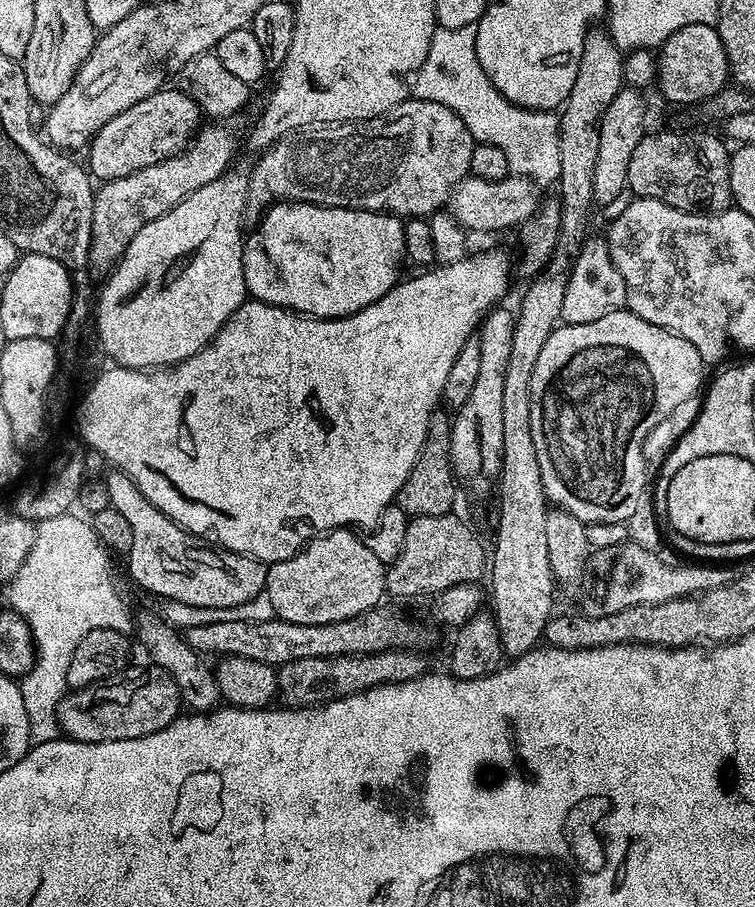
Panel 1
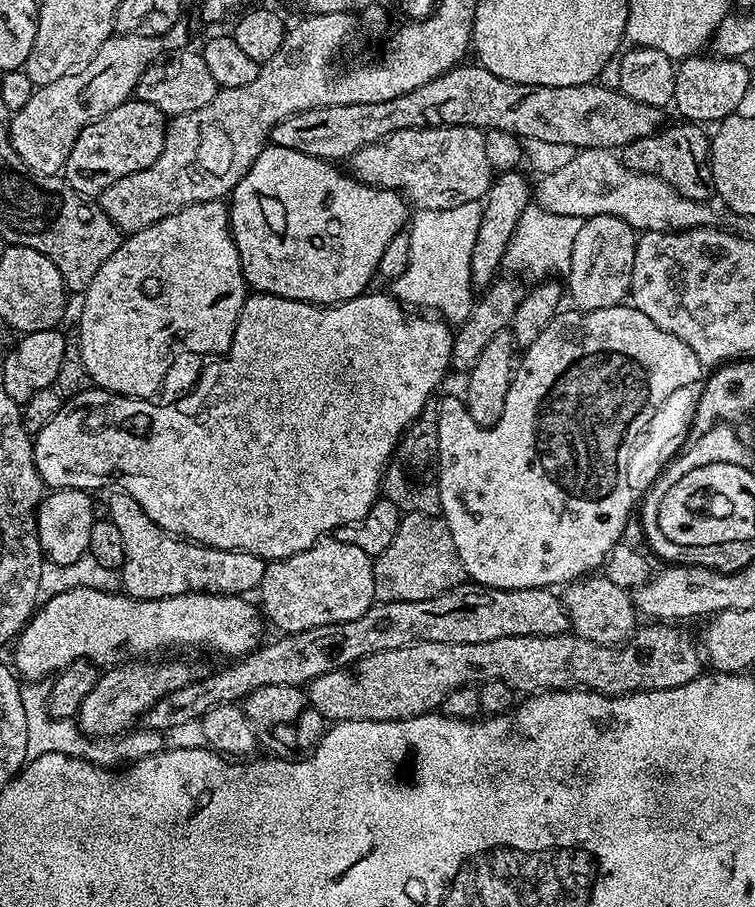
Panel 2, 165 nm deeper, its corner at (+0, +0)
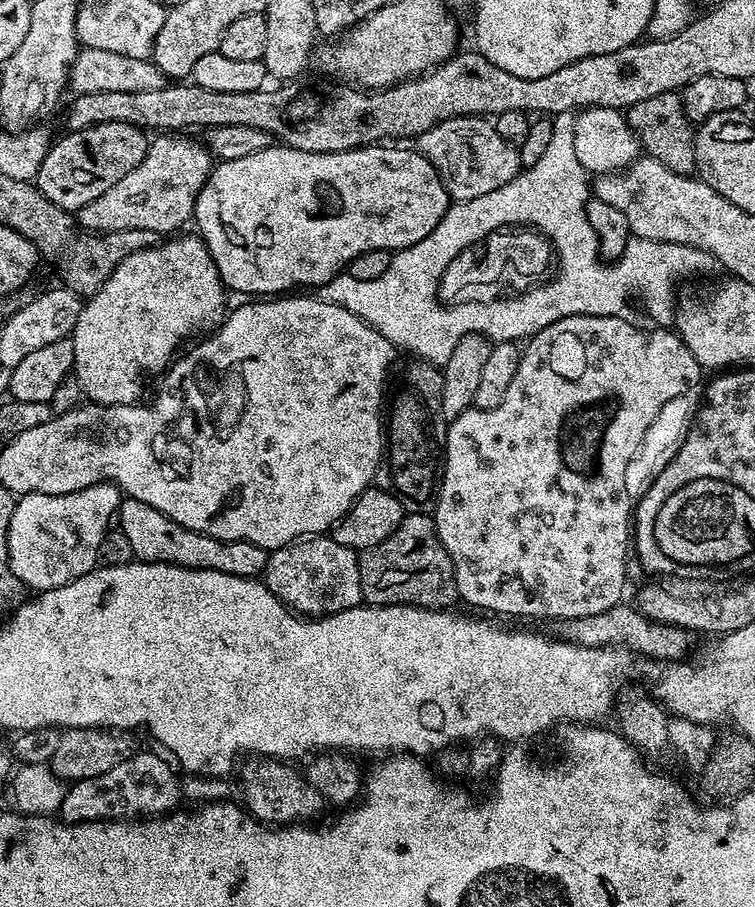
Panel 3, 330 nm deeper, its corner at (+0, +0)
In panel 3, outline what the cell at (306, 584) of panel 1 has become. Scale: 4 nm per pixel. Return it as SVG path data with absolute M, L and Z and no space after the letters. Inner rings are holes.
M312 534L269 551L262 583L293 612L305 617L329 616L361 607L360 558L353 548L334 542L331 535Z

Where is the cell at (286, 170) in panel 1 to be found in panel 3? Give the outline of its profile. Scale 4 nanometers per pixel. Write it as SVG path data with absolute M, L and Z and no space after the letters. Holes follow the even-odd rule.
M452 116L415 137L414 144L440 172L444 189L456 202L482 198L522 171L519 147L506 142L495 123L483 116Z

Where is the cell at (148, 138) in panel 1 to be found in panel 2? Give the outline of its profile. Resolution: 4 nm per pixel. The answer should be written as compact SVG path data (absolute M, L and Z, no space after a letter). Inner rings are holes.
M129 98L78 134L64 163L62 178L81 196L99 197L100 192L106 190L106 186L114 186L118 178L138 174L138 170L146 170L146 166L158 162L167 129L165 114L158 106Z

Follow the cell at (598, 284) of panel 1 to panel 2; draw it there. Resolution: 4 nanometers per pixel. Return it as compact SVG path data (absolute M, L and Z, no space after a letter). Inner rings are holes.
M602 214L589 216L583 221L578 238L574 241L570 266L566 273L566 292L575 307L582 312L623 305L632 290L634 250L638 239L637 229L622 218Z

